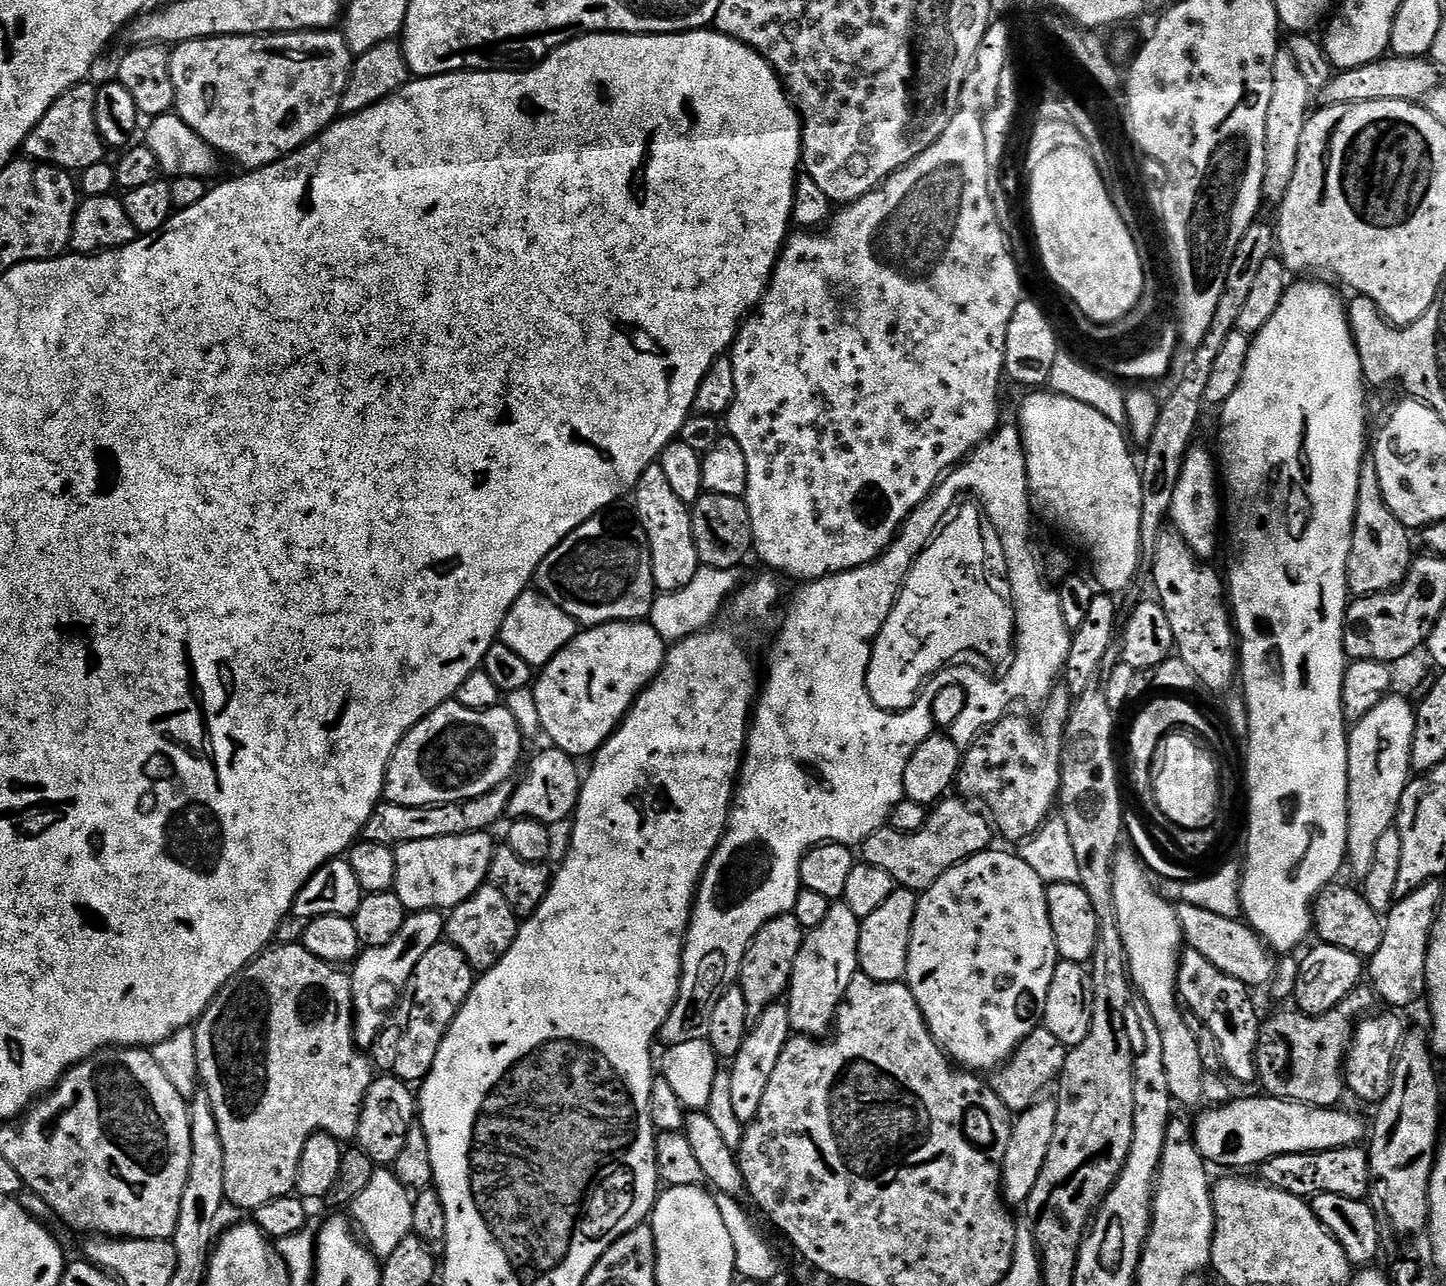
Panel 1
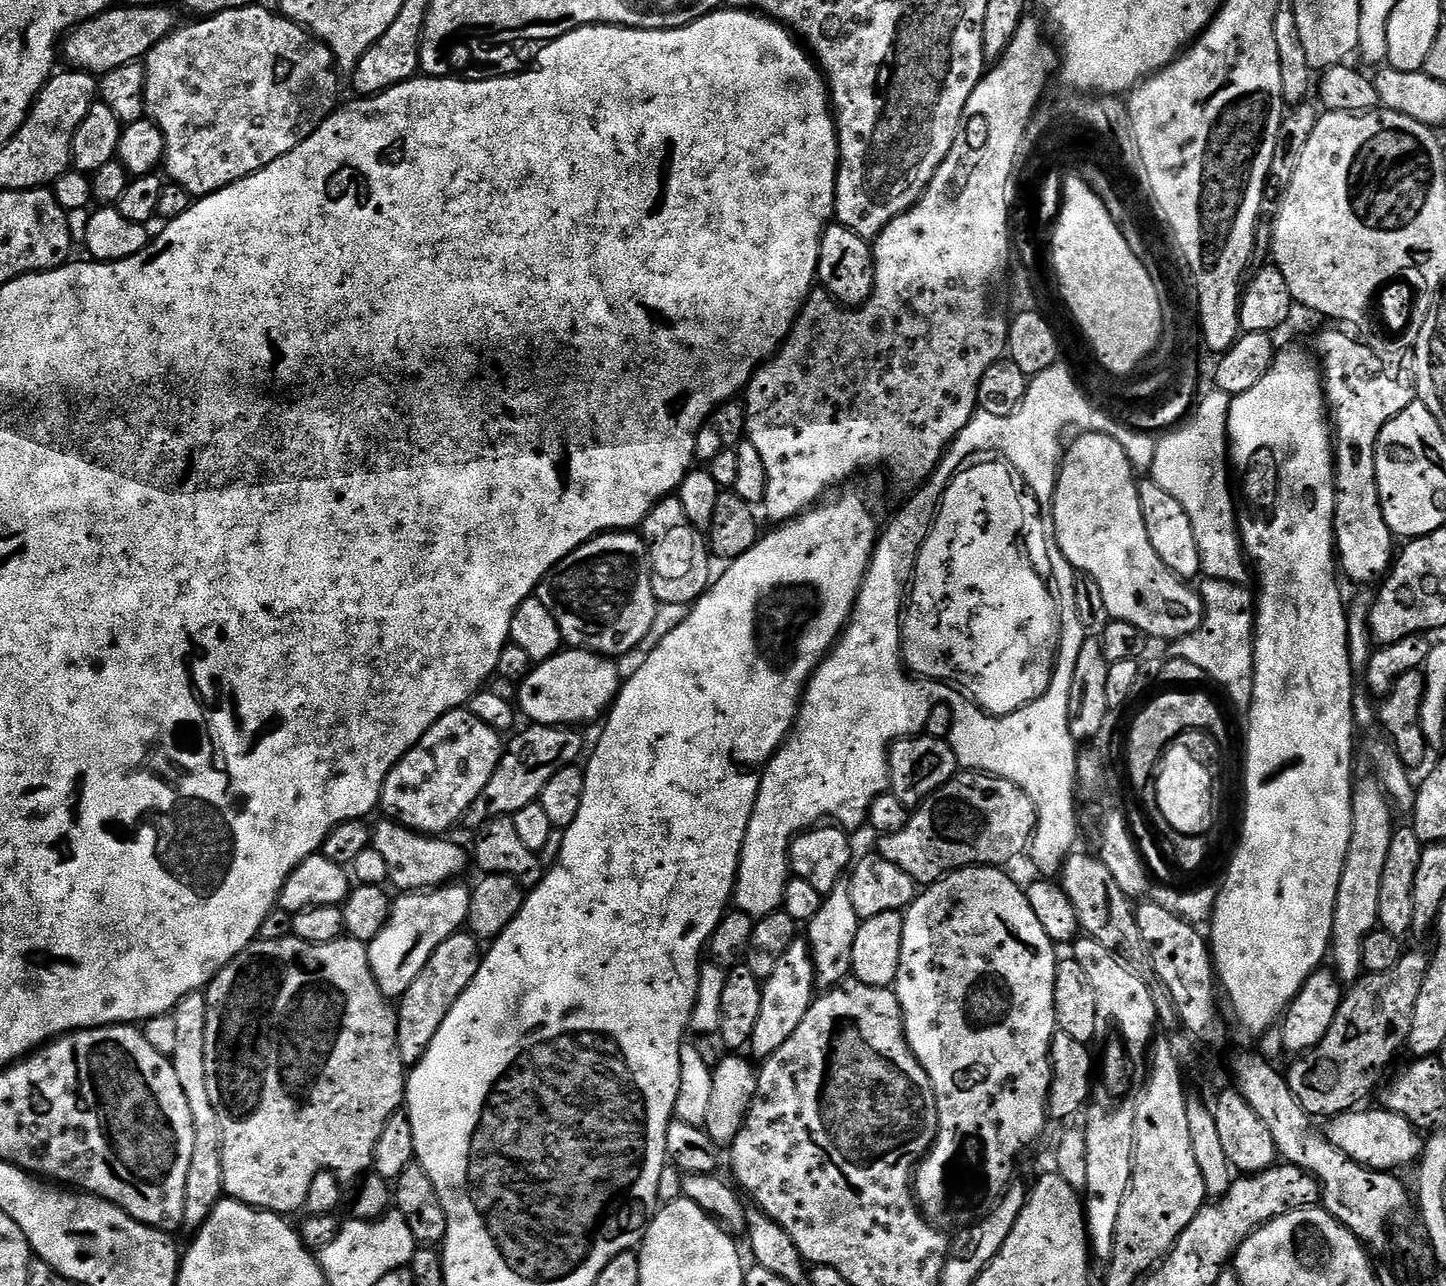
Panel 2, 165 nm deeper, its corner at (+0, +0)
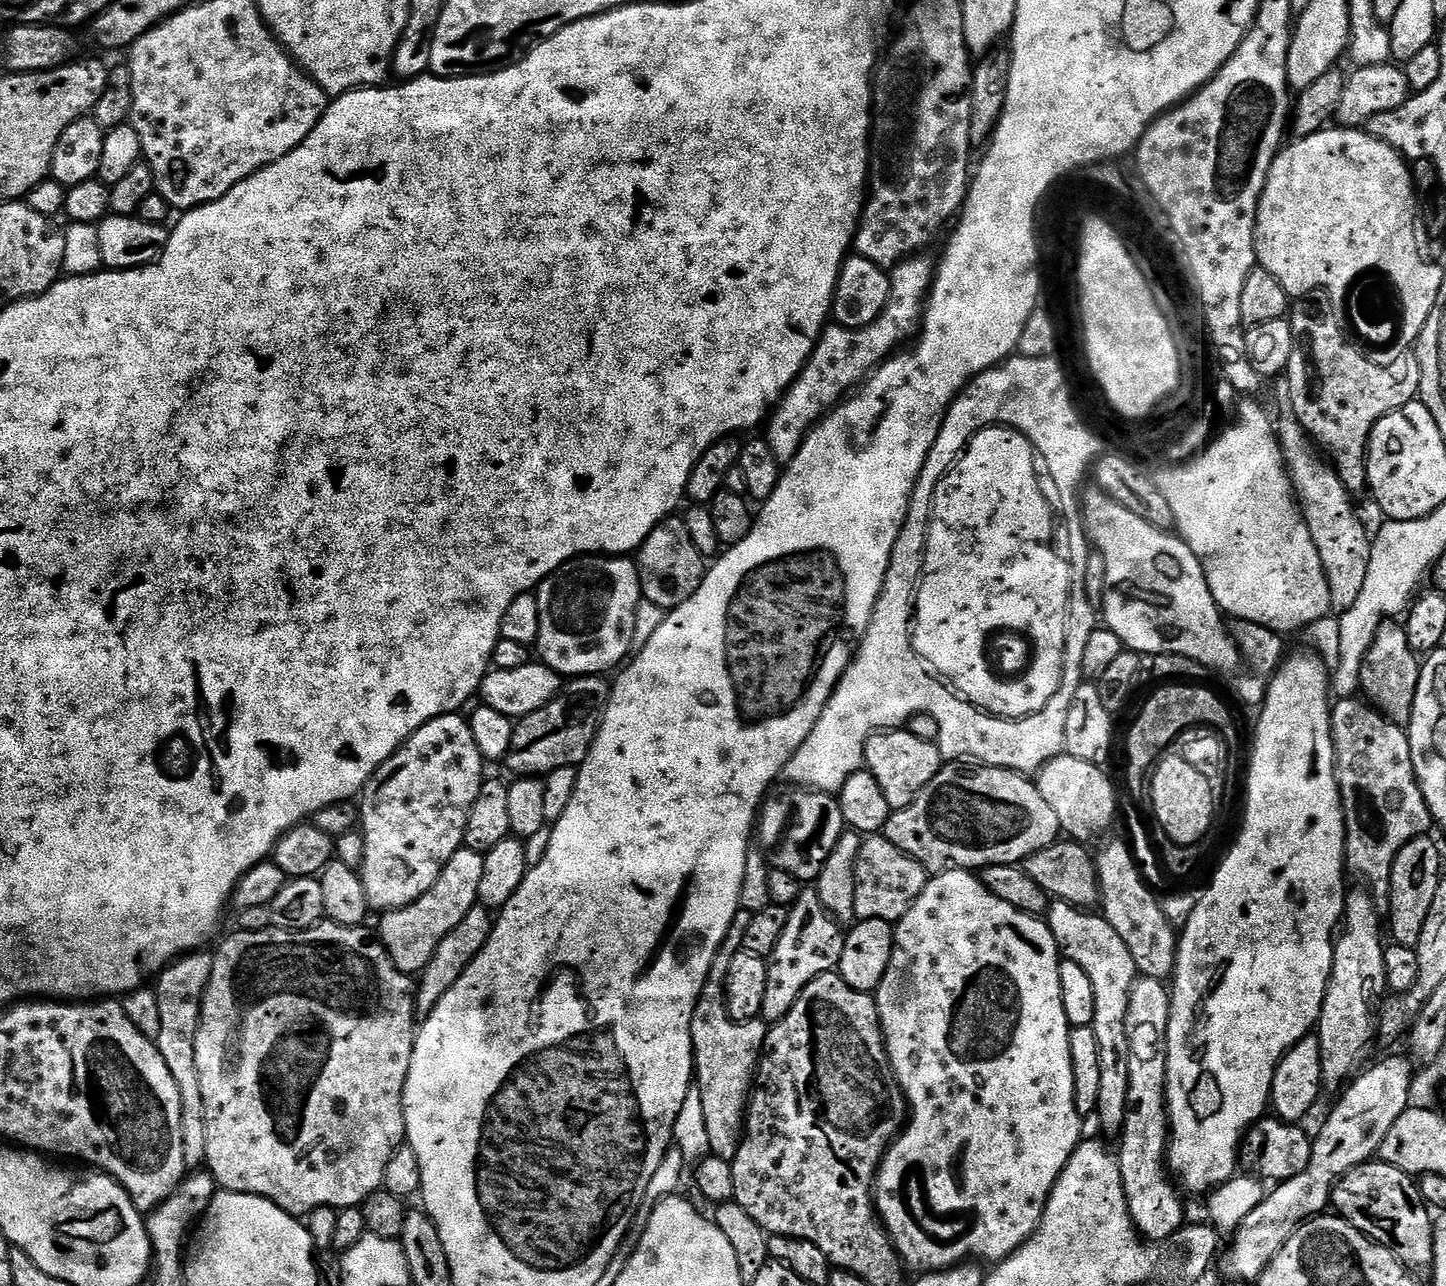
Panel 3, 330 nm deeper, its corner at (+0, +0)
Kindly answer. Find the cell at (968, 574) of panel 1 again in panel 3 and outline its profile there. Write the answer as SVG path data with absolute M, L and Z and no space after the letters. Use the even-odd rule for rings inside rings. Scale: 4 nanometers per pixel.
M997 426L987 428L984 436L975 436L963 456L956 461L938 482L936 497L932 503L932 521L928 524L928 541L924 551L924 573L920 575L920 586L916 590L916 603L914 605L914 619L910 625L912 645L917 656L921 660L932 660L940 672L948 672L947 683L959 695L963 696L969 704L977 708L984 704L984 710L988 718L996 718L1000 722L1025 722L1032 717L1040 716L1044 709L1048 708L1052 700L1060 695L1060 689L1064 686L1064 677L1068 668L1068 624L1071 623L1072 599L1074 599L1074 578L1070 578L1070 530L1064 520L1064 512L1060 509L1058 490L1051 482L1042 481L1036 477L1038 472L1038 460L1034 455L1032 443L1021 432L1014 428ZM992 628L1005 628L1010 634L1016 632L1025 636L1027 643L1036 652L1036 664L1032 664L1032 672L1024 676L1024 680L1016 680L1016 684L1000 684L1000 680L992 680L992 672L988 672L988 664L984 664L984 636L992 632Z

